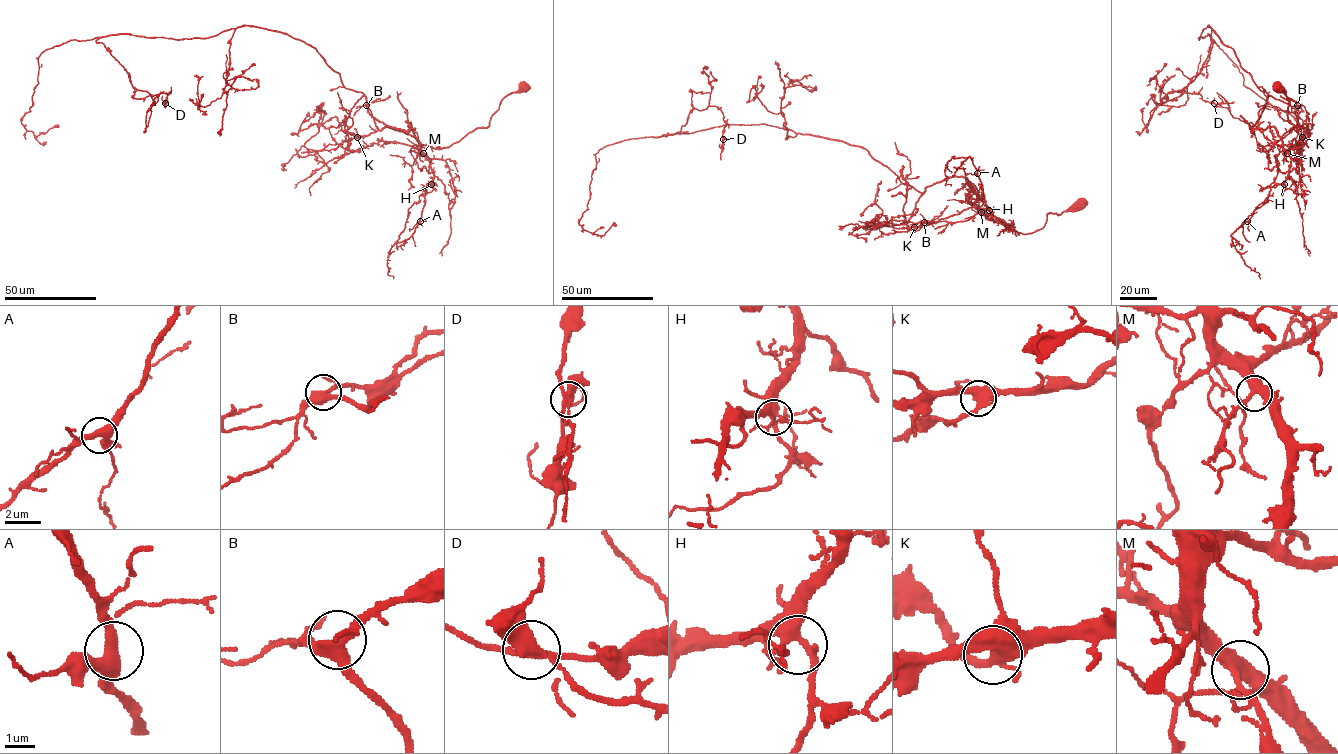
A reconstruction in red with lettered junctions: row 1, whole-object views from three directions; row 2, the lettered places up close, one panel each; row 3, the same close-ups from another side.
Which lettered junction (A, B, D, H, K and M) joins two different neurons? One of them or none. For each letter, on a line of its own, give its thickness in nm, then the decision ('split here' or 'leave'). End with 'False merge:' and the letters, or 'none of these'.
A: 360 nm thick; leave
B: 360 nm thick; leave
D: 340 nm thick; split here
H: 340 nm thick; leave
K: 440 nm thick; leave
M: 380 nm thick; leave
False merge: D

